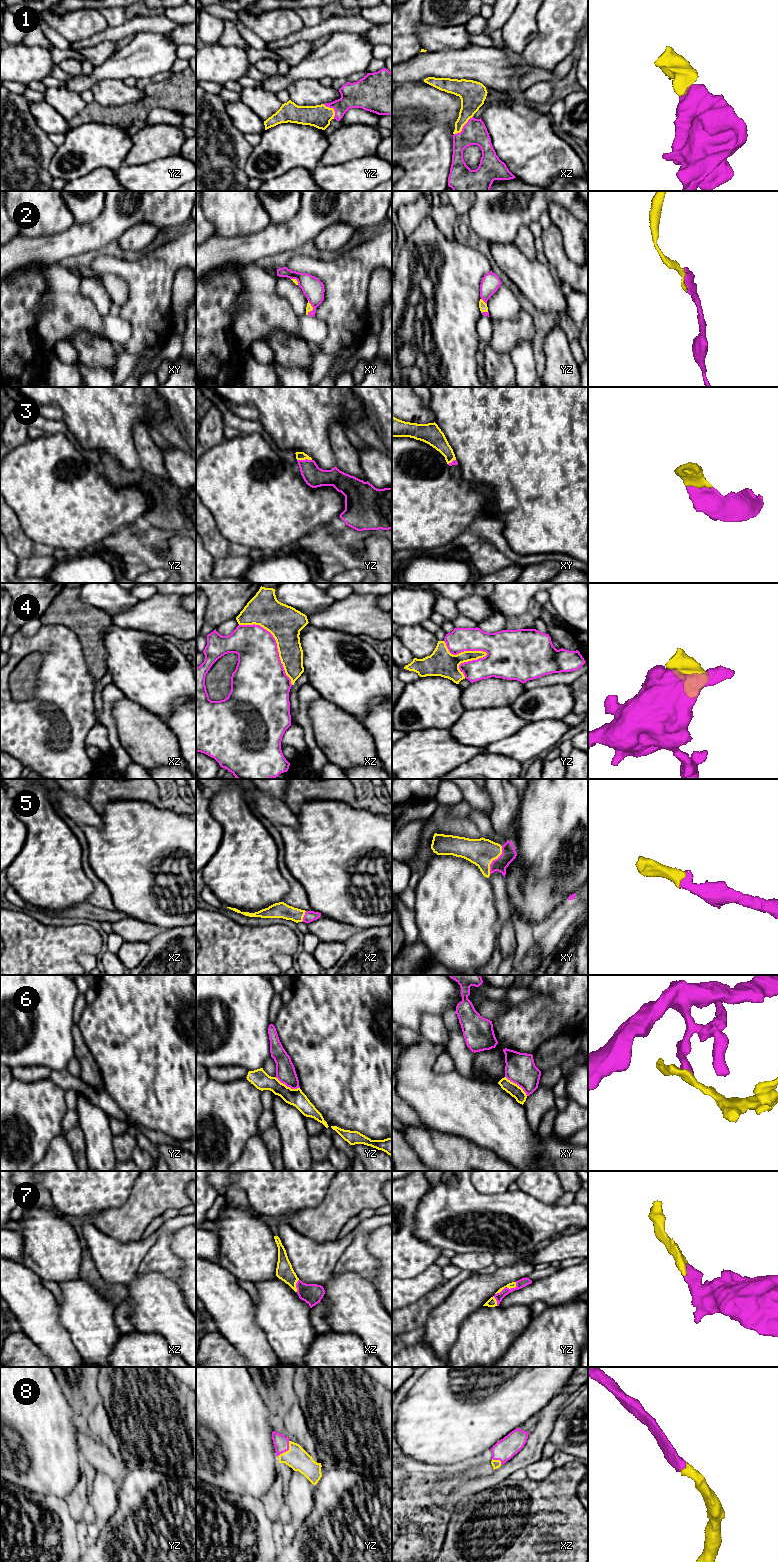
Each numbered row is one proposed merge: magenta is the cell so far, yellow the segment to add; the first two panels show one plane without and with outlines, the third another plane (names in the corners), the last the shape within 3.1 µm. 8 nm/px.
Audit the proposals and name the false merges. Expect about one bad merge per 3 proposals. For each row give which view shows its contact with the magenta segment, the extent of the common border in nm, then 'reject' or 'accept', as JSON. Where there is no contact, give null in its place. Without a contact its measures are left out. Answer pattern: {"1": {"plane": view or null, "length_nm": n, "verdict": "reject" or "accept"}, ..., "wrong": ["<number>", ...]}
{"1": {"plane": "xz", "length_nm": 220, "verdict": "accept"}, "2": {"plane": "yz", "length_nm": 70, "verdict": "accept"}, "3": {"plane": "yz", "length_nm": 120, "verdict": "accept"}, "4": {"plane": "yz", "length_nm": 380, "verdict": "reject"}, "5": {"plane": "xy", "length_nm": 240, "verdict": "accept"}, "6": {"plane": "yz", "length_nm": 220, "verdict": "reject"}, "7": {"plane": "yz", "length_nm": 200, "verdict": "accept"}, "8": {"plane": "yz", "length_nm": 160, "verdict": "accept"}, "wrong": ["4", "6"]}

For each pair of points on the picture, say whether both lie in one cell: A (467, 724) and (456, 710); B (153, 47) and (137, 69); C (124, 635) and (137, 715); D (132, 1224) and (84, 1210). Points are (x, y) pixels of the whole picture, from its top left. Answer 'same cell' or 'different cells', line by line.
A: different cells
B: same cell
C: different cells
D: different cells

